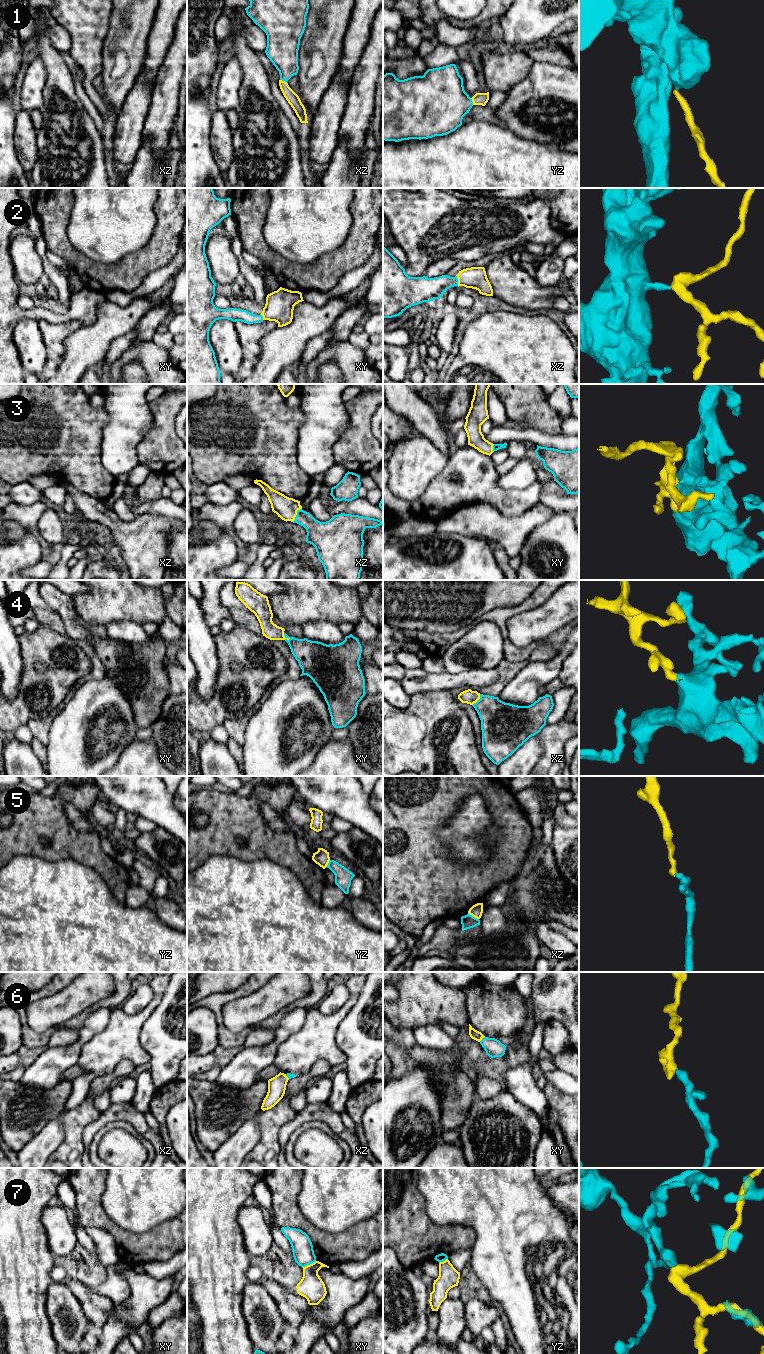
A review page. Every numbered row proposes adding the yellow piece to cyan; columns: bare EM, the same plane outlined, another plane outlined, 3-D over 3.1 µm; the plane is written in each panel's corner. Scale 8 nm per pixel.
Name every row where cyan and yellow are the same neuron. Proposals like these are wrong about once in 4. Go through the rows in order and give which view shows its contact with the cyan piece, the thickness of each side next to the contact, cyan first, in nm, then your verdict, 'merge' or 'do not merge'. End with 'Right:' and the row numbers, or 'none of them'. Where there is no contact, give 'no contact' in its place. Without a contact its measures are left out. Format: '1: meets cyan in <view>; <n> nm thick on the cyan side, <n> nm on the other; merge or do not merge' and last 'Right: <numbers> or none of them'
1: meets cyan in xz; 260 nm thick on the cyan side, 100 nm on the other; merge
2: meets cyan in xz; 190 nm thick on the cyan side, 180 nm on the other; merge
3: meets cyan in xz; 200 nm thick on the cyan side, 180 nm on the other; merge
4: meets cyan in xy; 240 nm thick on the cyan side, 130 nm on the other; merge
5: meets cyan in xz; 110 nm thick on the cyan side, 100 nm on the other; do not merge
6: meets cyan in xy; 140 nm thick on the cyan side, 80 nm on the other; merge
7: meets cyan in xy; 170 nm thick on the cyan side, 200 nm on the other; do not merge
Right: 1, 2, 3, 4, 6

